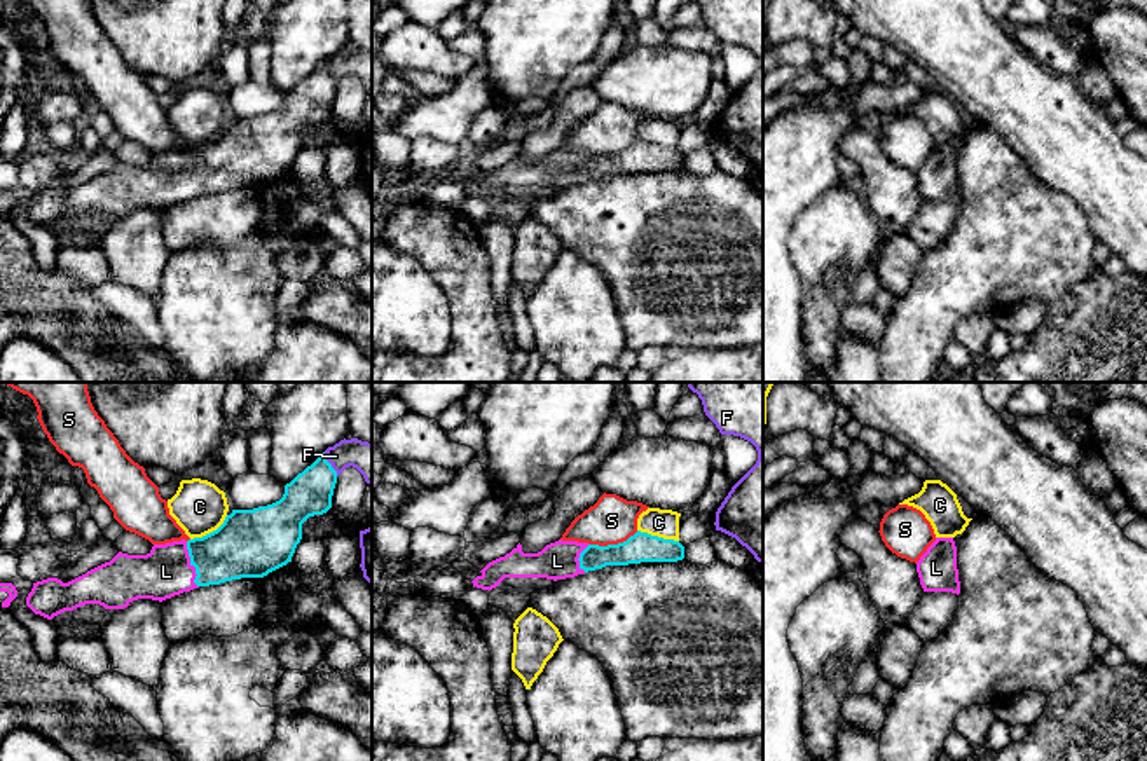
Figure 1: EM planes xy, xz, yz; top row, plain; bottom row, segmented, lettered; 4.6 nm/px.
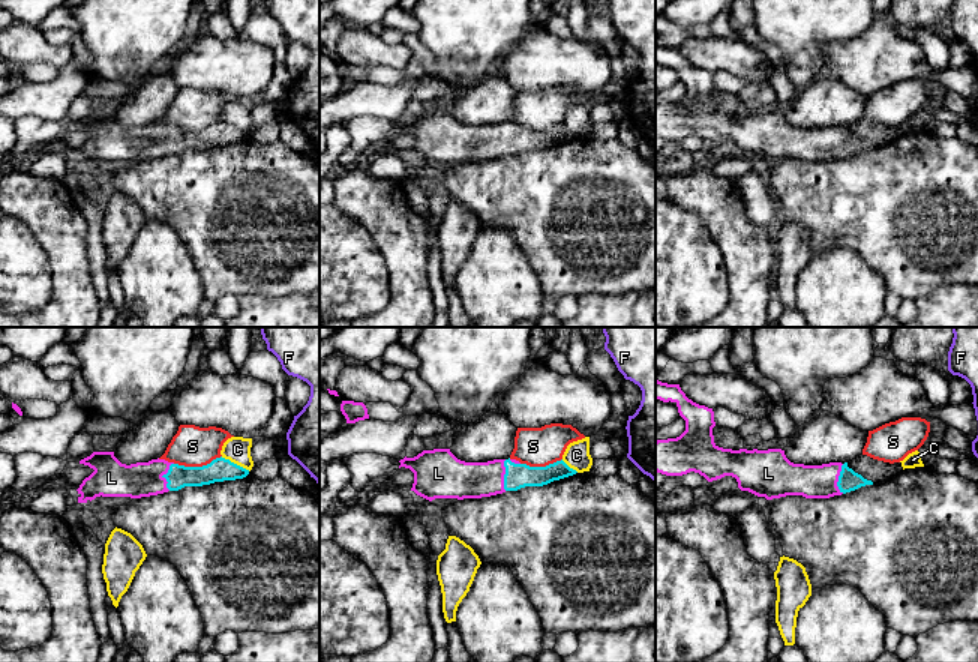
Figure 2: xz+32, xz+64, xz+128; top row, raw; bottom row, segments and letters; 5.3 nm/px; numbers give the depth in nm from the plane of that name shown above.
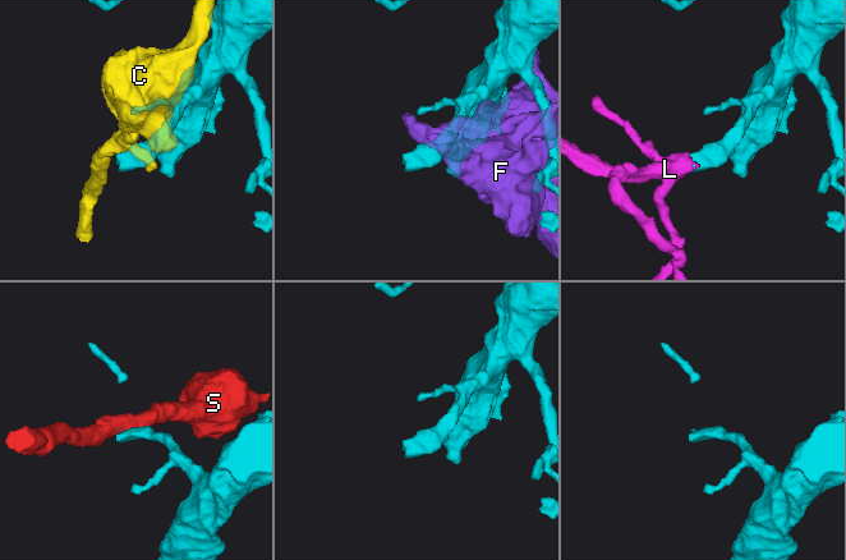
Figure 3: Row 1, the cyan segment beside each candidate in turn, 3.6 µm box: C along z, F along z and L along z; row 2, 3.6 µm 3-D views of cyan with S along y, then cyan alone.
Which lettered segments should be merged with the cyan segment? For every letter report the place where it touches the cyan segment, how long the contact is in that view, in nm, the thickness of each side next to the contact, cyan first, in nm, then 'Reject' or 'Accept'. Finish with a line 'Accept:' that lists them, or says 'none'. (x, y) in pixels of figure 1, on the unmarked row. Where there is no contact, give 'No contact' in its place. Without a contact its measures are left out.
C: Touches cyan at xz (657, 145). Shared border 200 nm. Thickness 140 nm (cyan) against 130 nm. Reject
F: Touches cyan at xy (330, 74). Shared border 130 nm. Thickness 200 nm (cyan) against 160 nm. Reject
L: Touches cyan at xy (191, 173). Shared border 220 nm. Thickness 280 nm (cyan) against 240 nm. Accept
S: Touches cyan at xz (613, 154). Shared border 240 nm. Thickness 140 nm (cyan) against 220 nm. Reject
Accept: L

